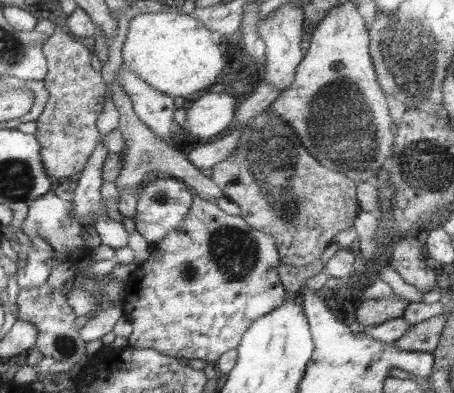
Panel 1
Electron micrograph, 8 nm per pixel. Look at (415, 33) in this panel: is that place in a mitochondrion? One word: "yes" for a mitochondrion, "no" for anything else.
yes

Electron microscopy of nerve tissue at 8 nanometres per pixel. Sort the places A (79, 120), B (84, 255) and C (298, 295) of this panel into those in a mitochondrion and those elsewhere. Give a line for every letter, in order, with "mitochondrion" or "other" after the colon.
A: other
B: other
C: other

